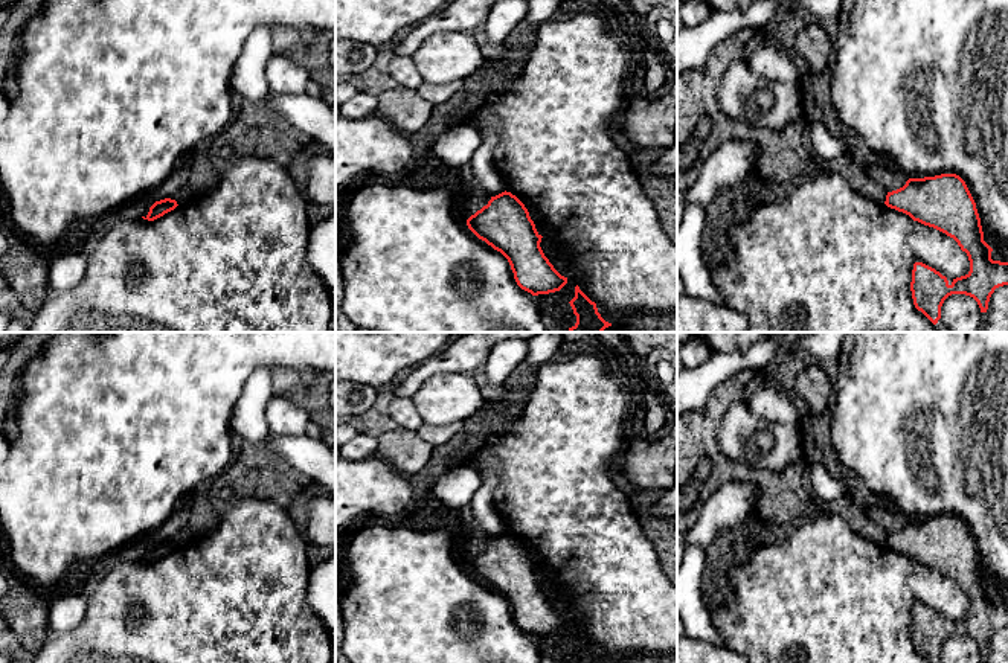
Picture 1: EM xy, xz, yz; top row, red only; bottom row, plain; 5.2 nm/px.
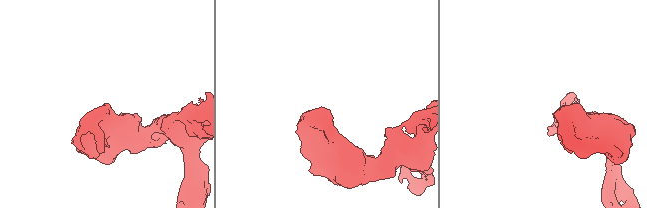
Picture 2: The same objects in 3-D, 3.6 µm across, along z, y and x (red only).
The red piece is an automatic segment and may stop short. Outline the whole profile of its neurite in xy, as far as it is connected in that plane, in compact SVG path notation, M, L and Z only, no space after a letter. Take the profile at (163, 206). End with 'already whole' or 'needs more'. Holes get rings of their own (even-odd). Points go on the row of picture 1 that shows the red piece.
M165 198L165 200L160 200L160 201L156 201L151 207L149 207L149 212L146 216L142 216L143 219L148 219L148 221L154 221L160 216L163 216L165 213L174 210L177 207L177 201L175 200L171 200L171 198Z | already whole

